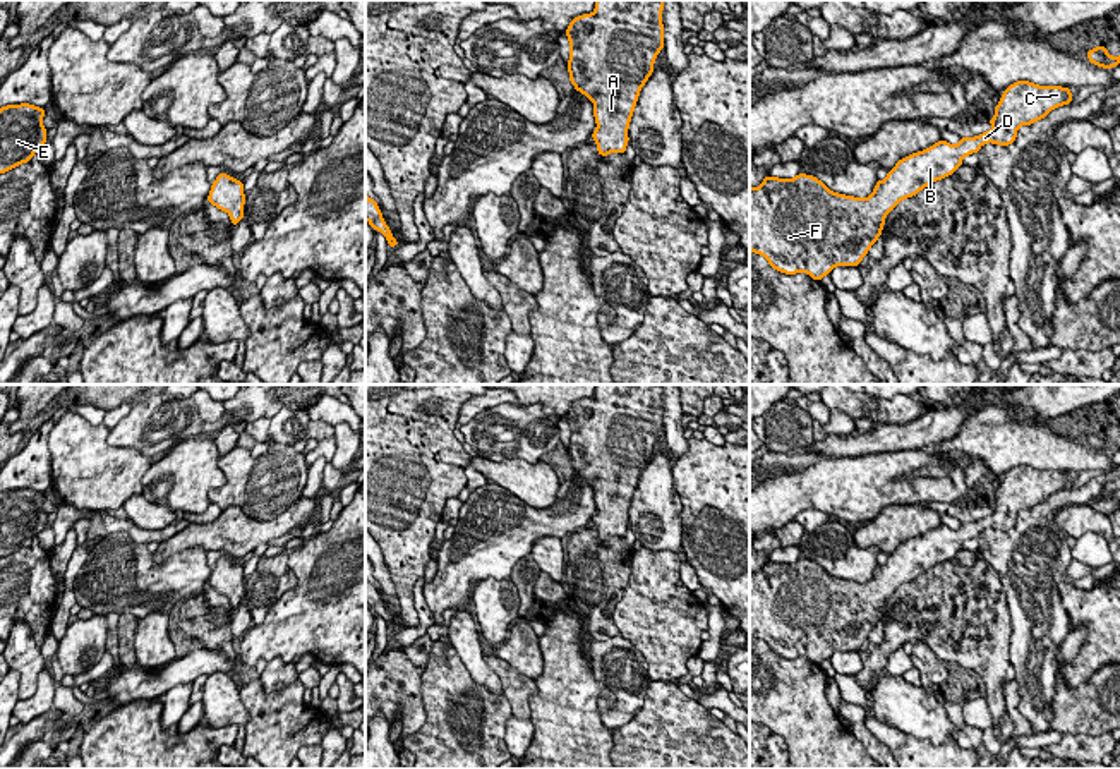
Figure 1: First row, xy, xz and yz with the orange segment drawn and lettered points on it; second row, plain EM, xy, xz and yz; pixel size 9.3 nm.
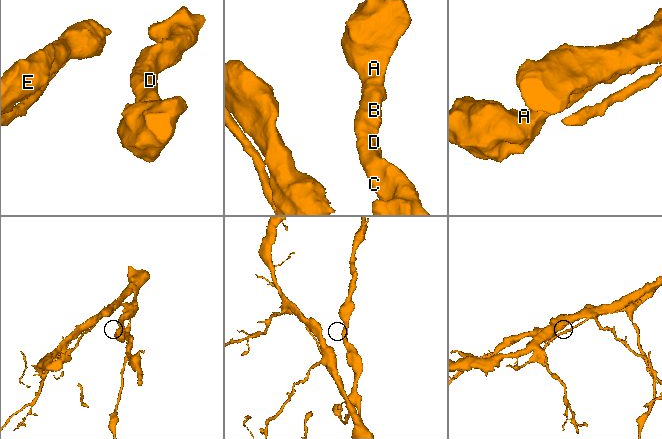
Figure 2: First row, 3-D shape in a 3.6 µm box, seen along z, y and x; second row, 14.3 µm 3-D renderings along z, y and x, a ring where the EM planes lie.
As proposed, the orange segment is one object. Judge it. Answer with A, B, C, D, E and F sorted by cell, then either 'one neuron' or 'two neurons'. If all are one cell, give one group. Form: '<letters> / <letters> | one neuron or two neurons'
A B C D E F | one neuron

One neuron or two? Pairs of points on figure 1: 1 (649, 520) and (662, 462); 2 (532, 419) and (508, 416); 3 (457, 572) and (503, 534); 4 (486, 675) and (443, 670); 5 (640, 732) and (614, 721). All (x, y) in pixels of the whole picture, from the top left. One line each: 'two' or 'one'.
1: one
2: one
3: one
4: two
5: two

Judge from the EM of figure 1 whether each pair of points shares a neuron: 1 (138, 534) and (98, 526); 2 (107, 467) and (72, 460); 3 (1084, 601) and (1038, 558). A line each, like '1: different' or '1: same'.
1: same
2: same
3: different

